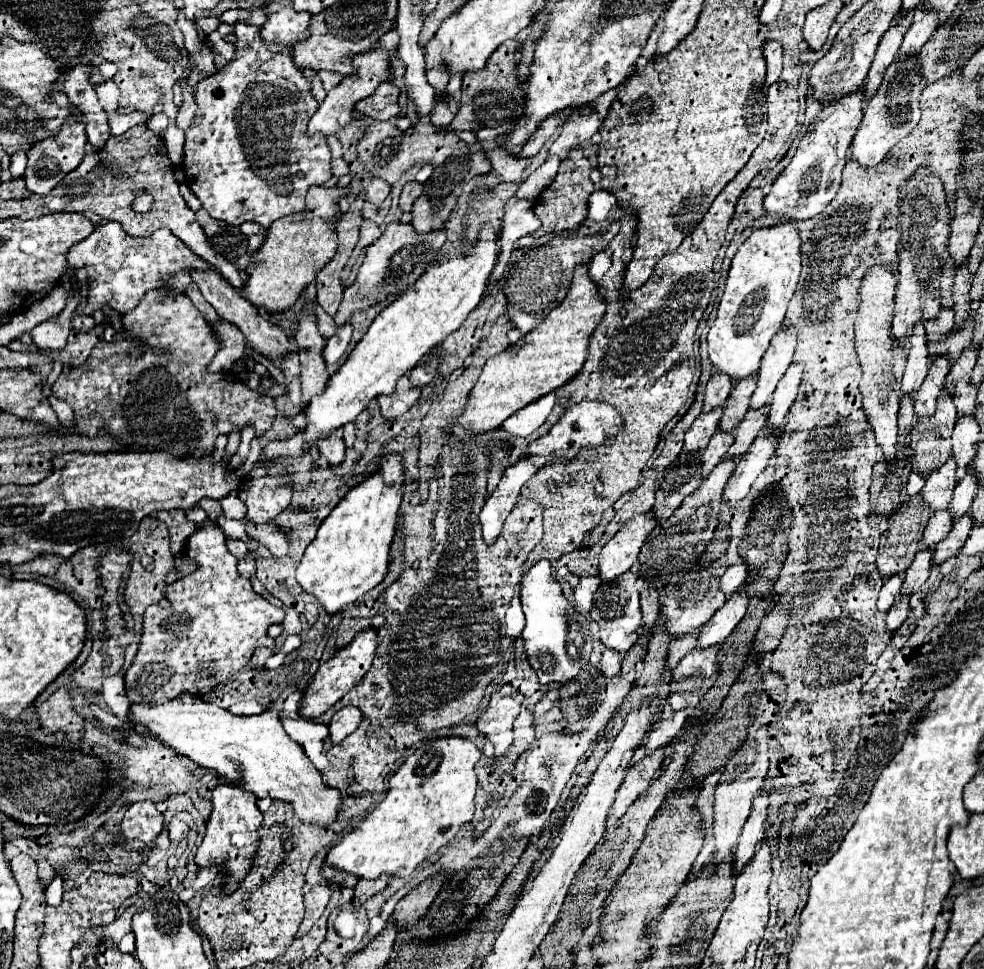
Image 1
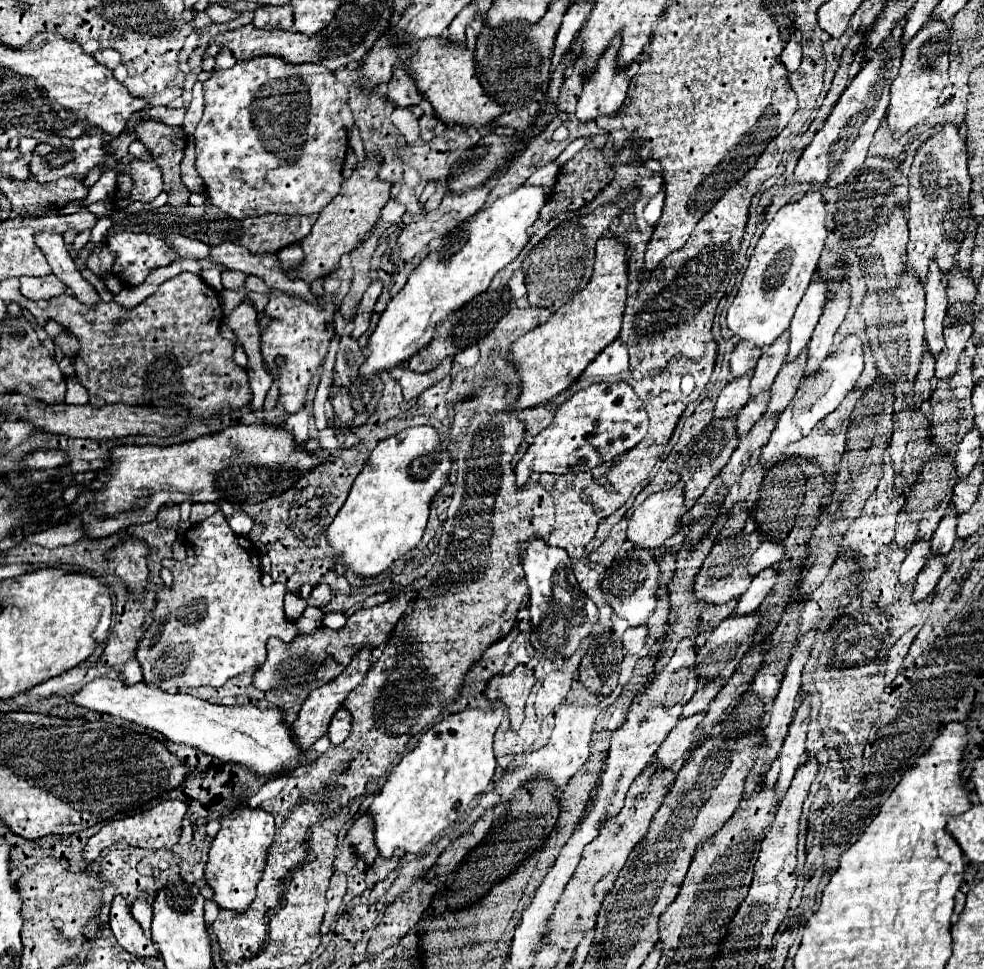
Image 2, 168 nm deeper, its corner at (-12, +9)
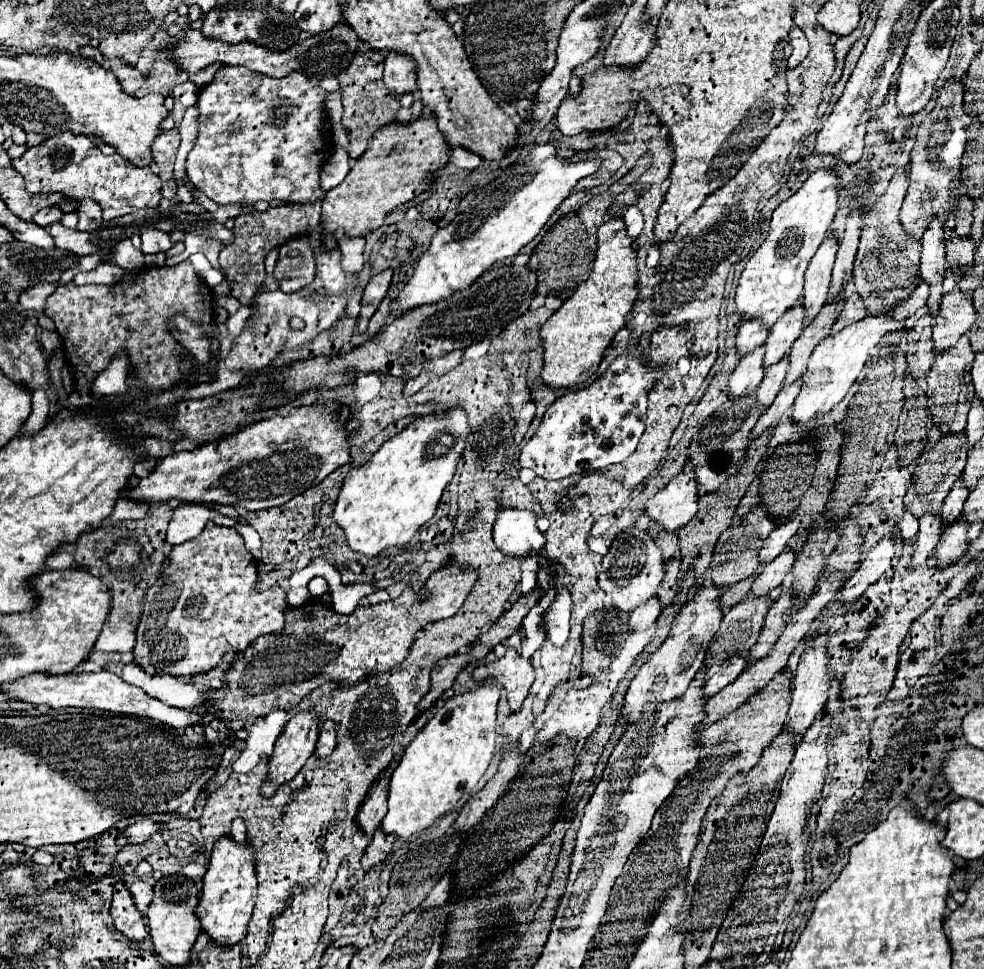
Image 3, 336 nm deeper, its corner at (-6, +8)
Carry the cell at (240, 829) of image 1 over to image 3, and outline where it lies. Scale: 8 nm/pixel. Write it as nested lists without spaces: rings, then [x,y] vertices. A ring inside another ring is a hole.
[[[220,838],[210,856],[210,868],[204,876],[202,898],[196,908],[202,932],[218,946],[234,946],[248,934],[248,922],[256,902],[254,850],[250,844],[238,844],[232,838]]]

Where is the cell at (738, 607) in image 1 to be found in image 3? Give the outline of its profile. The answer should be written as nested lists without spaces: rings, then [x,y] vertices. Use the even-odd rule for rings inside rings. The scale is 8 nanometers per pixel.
[[[786,548],[776,560],[768,562],[760,570],[760,574],[752,586],[752,594],[764,596],[764,594],[770,594],[774,588],[778,588],[782,584],[782,580],[786,578],[786,574],[794,568],[794,562],[796,562],[796,550]]]

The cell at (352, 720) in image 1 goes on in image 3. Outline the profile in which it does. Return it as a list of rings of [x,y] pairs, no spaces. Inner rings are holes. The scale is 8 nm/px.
[[[326,720],[320,724],[320,736],[316,742],[316,752],[314,752],[316,758],[326,758],[332,754],[334,746],[336,746],[336,730],[334,728],[336,726],[332,720]]]

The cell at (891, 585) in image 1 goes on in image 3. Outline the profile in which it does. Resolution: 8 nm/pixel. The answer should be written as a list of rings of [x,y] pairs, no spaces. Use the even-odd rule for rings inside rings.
[[[924,514],[920,518],[920,532],[918,532],[918,544],[916,544],[916,552],[912,556],[914,566],[920,566],[936,548],[940,536],[944,530],[944,522],[940,518],[940,514]]]

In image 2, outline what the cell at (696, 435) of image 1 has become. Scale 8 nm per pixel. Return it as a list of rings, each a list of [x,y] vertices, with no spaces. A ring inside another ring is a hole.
[[[750,373],[732,379],[720,393],[716,405],[714,405],[714,419],[724,419],[724,417],[734,417],[750,399]]]

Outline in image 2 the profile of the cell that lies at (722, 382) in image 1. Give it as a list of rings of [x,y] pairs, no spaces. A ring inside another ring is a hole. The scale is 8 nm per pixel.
[[[740,343],[736,345],[736,349],[732,351],[730,357],[730,373],[734,377],[742,377],[746,371],[752,371],[756,367],[756,361],[760,357],[760,349],[750,343]]]

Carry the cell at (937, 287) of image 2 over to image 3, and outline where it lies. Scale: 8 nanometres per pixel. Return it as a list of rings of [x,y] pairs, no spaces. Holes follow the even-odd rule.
[[[936,218],[930,220],[924,236],[920,238],[922,254],[920,254],[920,274],[924,282],[930,286],[928,312],[932,316],[938,314],[938,304],[942,298],[942,280],[946,272],[946,250],[944,250],[944,224]]]

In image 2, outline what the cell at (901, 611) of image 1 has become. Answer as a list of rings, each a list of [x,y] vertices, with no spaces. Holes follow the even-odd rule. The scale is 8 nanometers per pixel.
[[[930,557],[924,565],[924,569],[916,577],[916,585],[912,591],[912,601],[924,601],[936,587],[940,575],[944,573],[944,557]]]

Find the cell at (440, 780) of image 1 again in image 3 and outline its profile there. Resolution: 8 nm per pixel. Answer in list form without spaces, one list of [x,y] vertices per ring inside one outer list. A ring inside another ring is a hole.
[[[484,682],[446,700],[434,718],[416,734],[390,780],[388,814],[380,826],[386,836],[394,834],[396,838],[408,840],[412,834],[430,828],[440,816],[454,810],[464,794],[472,792],[494,756],[498,700],[498,686]]]

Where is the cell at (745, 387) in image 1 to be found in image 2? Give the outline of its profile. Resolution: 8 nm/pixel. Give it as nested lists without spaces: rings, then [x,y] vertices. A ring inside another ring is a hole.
[[[784,333],[782,337],[778,337],[768,349],[764,349],[764,353],[758,359],[758,365],[754,369],[752,381],[750,381],[750,395],[756,397],[762,391],[768,391],[774,377],[780,371],[780,365],[784,363],[784,357],[788,353],[788,333]]]

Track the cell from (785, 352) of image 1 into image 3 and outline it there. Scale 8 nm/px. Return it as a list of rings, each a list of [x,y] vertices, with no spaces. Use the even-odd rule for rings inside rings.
[[[828,236],[814,258],[810,260],[810,266],[806,270],[806,282],[804,282],[804,310],[806,310],[806,324],[820,312],[820,308],[826,304],[828,288],[830,288],[830,276],[832,266],[838,252],[838,238]]]

